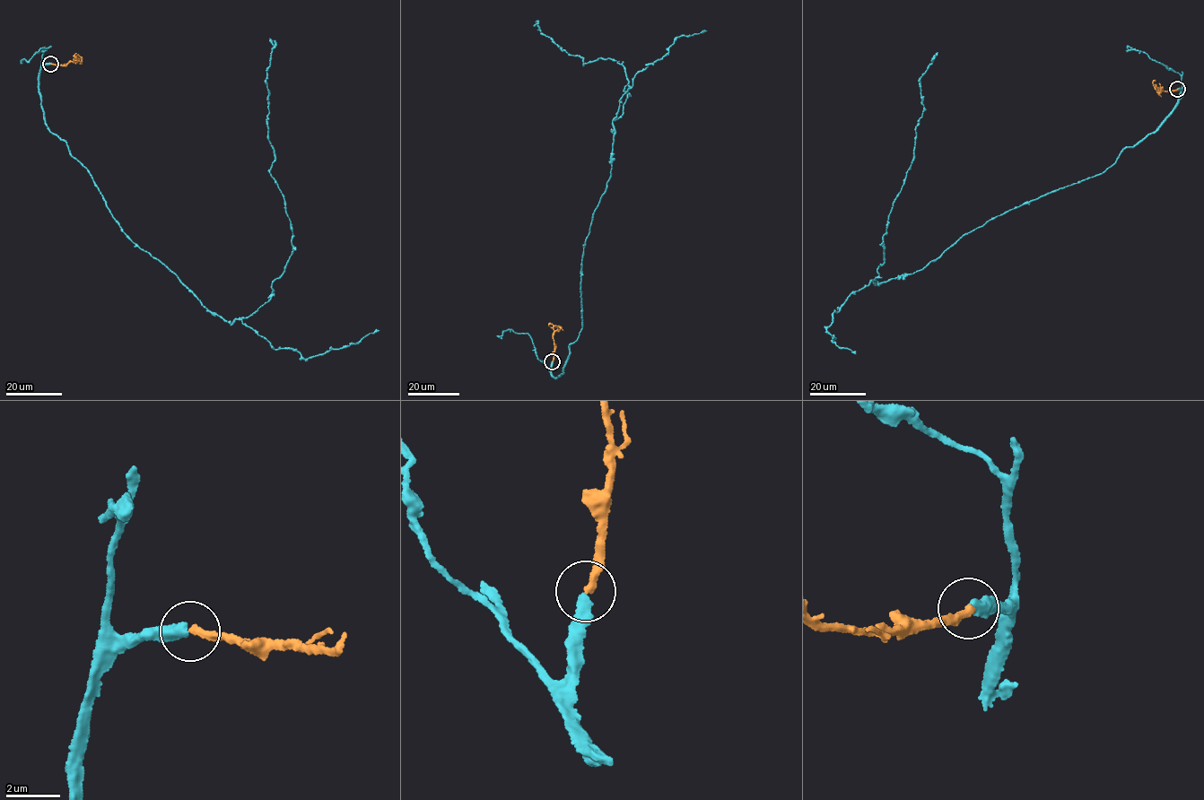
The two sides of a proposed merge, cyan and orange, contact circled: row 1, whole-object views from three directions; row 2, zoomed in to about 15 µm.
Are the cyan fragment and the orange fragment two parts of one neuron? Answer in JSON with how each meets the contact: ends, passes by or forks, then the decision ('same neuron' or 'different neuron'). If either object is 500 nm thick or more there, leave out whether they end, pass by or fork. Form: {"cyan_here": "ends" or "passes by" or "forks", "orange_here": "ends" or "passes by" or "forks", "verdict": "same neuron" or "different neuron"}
{"cyan_here": "ends", "orange_here": "ends", "verdict": "different neuron"}

